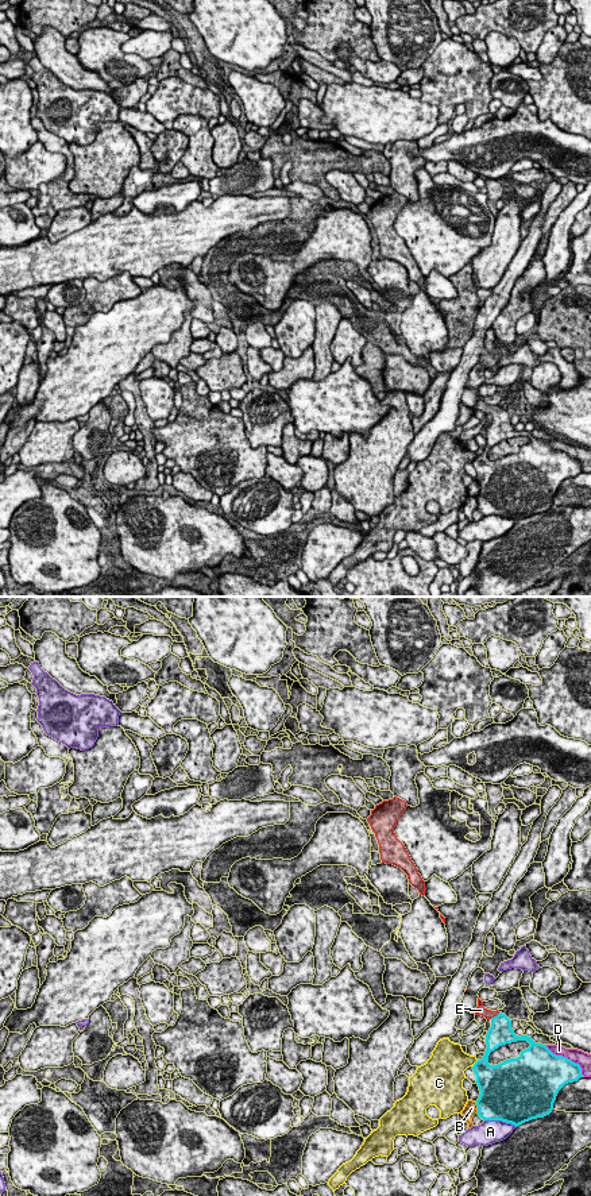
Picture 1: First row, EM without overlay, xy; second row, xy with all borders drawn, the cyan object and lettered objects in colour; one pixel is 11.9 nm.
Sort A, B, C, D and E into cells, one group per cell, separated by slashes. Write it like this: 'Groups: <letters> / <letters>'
Groups: A / B / C / D / E

